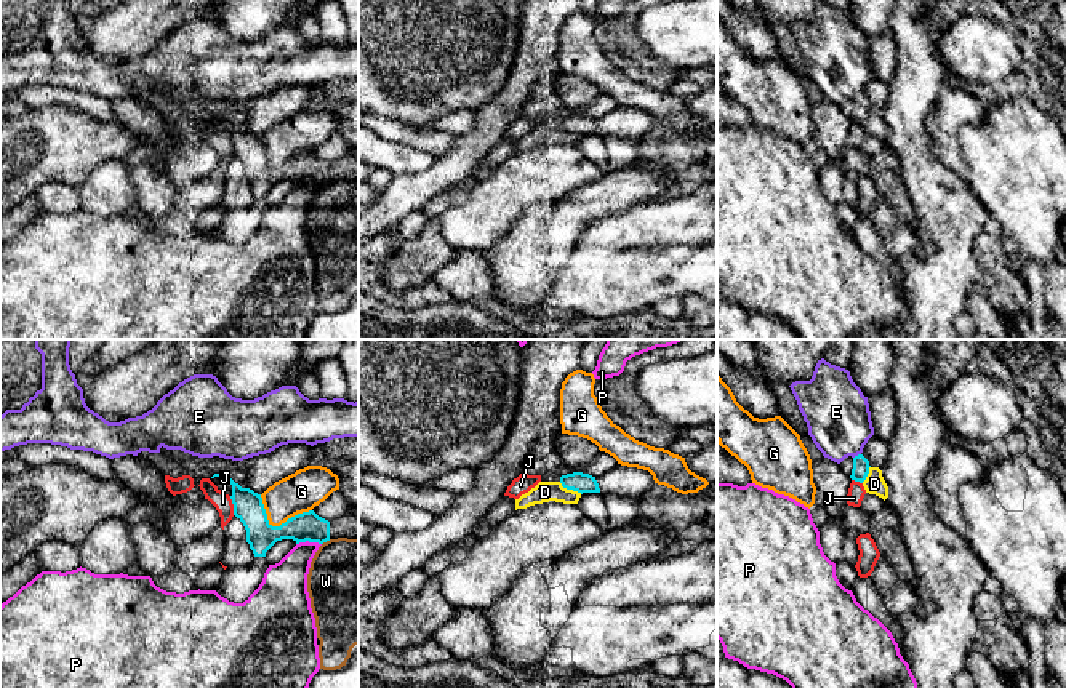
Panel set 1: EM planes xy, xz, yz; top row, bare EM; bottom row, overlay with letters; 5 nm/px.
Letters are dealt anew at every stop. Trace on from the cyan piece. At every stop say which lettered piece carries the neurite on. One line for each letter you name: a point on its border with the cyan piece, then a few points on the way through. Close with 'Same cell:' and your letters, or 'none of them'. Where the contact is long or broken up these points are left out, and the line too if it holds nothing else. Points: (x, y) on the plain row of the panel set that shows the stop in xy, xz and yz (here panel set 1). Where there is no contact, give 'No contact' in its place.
Same cell: none of them

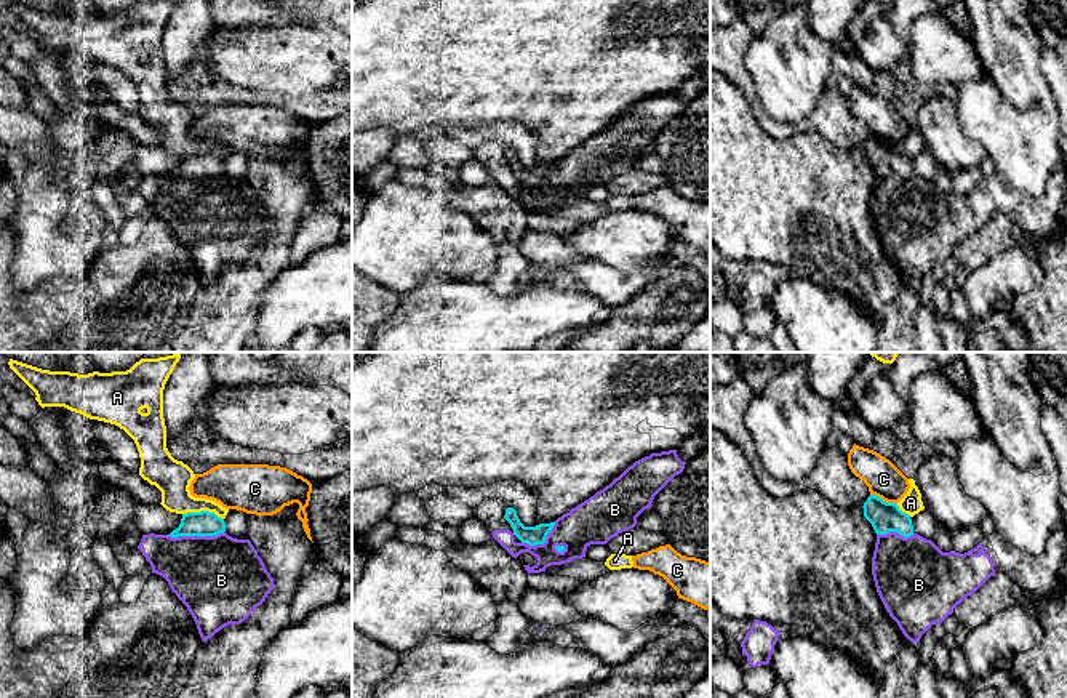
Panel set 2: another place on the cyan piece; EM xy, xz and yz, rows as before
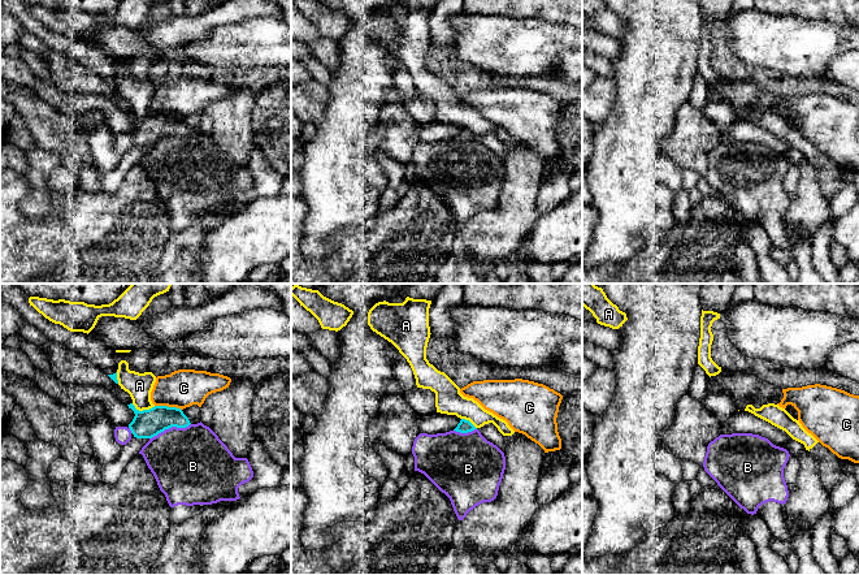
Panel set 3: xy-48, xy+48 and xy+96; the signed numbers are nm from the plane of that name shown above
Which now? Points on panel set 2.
Same cell: none of them

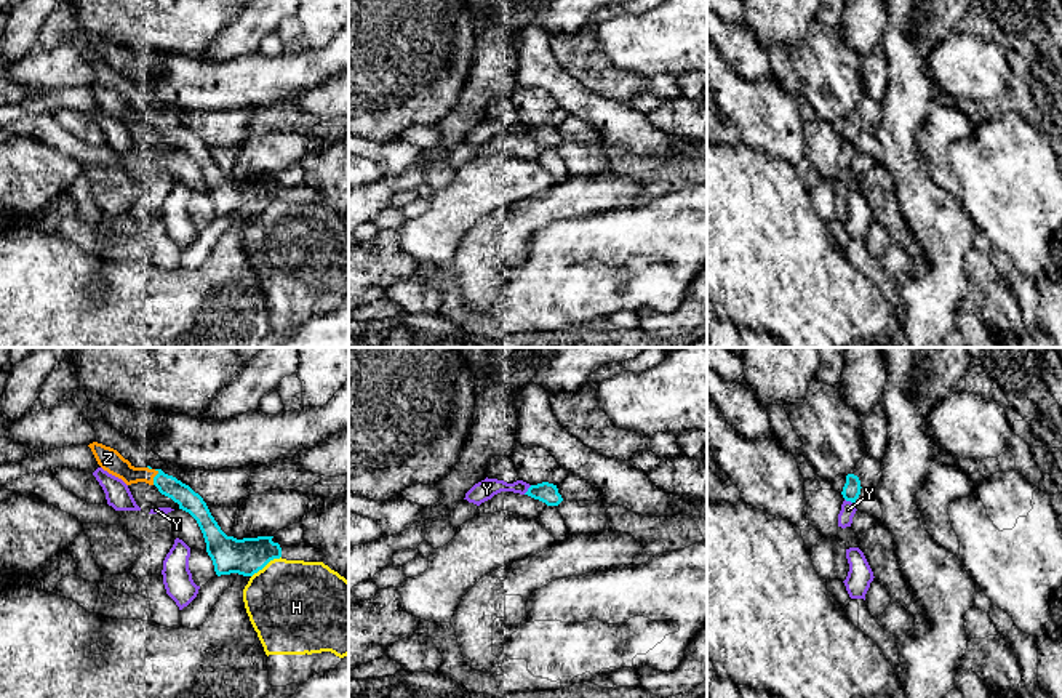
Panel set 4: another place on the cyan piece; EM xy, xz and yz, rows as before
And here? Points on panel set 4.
Z: Touches cyan at xy (154, 119)
Same cell: Z

